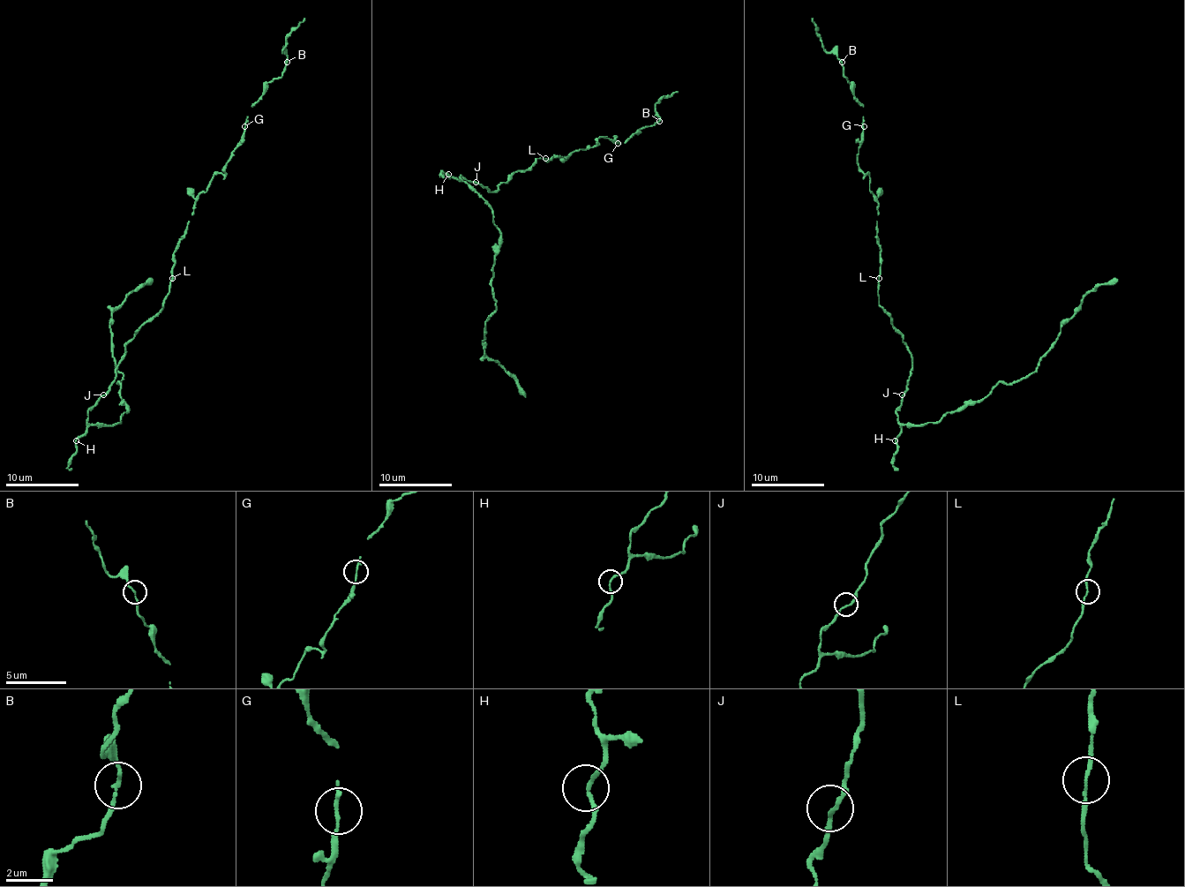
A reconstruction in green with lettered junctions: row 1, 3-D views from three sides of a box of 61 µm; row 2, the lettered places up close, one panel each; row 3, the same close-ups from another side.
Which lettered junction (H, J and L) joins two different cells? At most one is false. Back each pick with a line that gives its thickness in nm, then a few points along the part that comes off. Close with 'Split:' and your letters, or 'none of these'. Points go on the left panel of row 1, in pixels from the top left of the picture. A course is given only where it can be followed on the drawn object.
Split: none of these

